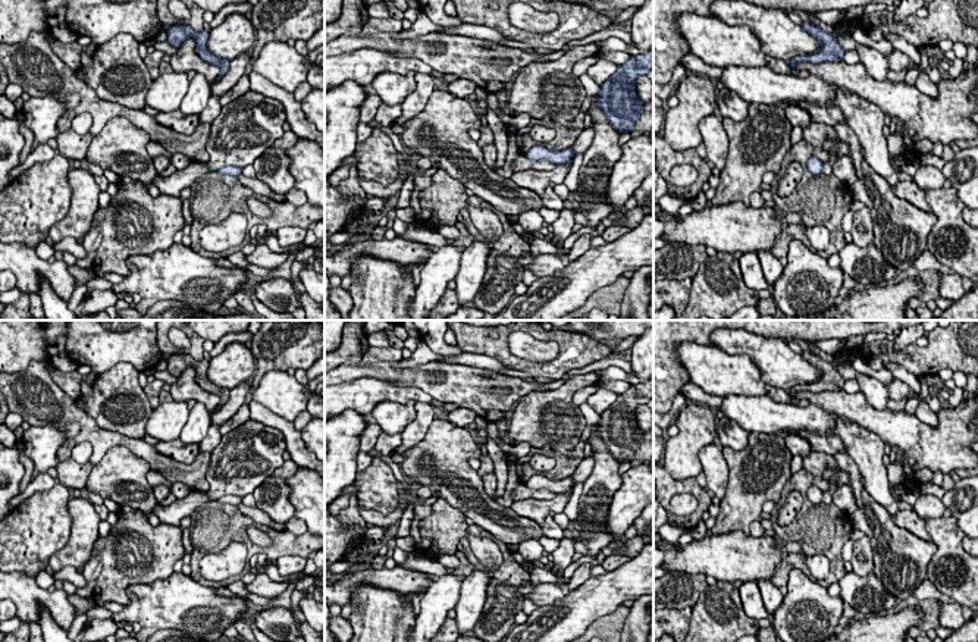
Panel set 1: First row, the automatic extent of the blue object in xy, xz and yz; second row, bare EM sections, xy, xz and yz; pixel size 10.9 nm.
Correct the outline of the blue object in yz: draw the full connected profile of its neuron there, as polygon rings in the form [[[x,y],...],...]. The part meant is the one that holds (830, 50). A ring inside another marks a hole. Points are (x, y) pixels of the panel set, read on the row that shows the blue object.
[[[802,22],[800,26],[806,32],[812,34],[821,43],[821,47],[812,54],[794,56],[789,62],[792,69],[796,69],[796,65],[802,62],[822,63],[822,62],[843,60],[844,48],[838,44],[838,41],[831,34],[824,32],[819,26],[815,26],[806,22]]]

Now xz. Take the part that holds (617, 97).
[[[653,51],[630,56],[601,85],[596,94],[596,104],[614,128],[633,131],[643,110],[643,101],[636,93],[636,79],[651,71],[653,71]]]

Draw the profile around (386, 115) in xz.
[[[385,103],[377,109],[374,120],[382,126],[389,126],[402,113],[402,104],[388,106]]]

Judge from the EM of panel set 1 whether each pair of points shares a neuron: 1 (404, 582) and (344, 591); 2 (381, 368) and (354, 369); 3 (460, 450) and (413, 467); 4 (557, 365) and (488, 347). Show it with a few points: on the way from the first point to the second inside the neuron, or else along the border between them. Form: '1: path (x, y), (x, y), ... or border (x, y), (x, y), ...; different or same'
1: path (389, 579), (359, 578); same
2: path (375, 369), (360, 369); same
3: path (448, 451), (438, 462), (425, 462); same
4: path (539, 369), (514, 363), (505, 357); same

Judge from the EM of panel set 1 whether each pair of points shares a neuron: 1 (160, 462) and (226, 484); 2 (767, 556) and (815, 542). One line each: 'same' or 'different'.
1: different
2: different

